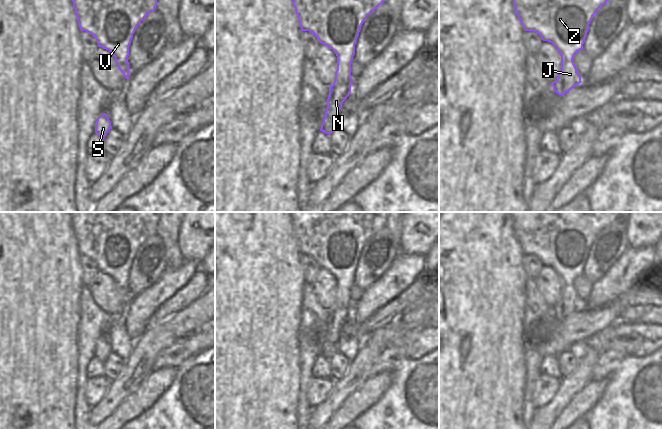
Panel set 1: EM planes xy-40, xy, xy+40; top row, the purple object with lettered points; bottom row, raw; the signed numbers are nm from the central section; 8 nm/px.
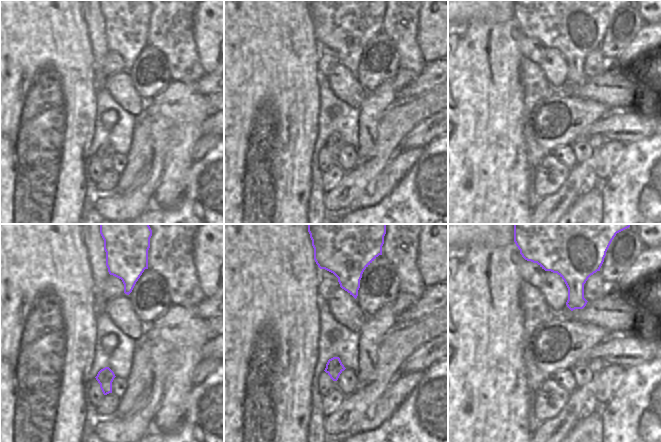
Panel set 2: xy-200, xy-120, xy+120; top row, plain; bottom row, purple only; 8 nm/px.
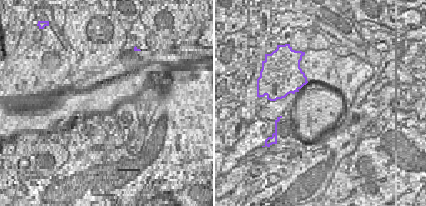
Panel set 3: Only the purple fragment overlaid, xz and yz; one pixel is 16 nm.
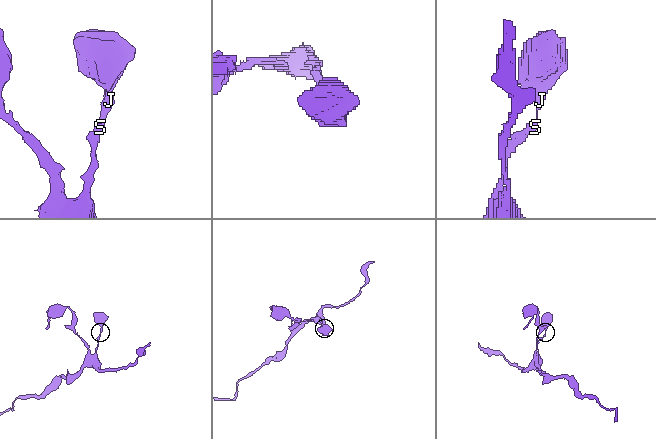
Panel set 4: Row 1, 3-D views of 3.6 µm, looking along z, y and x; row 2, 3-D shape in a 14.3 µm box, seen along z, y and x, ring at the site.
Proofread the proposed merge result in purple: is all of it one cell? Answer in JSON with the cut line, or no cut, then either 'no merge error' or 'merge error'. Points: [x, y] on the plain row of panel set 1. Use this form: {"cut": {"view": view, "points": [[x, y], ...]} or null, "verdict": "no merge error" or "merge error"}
{"cut": null, "verdict": "no merge error"}

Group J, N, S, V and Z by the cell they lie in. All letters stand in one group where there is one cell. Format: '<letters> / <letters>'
J N S V Z

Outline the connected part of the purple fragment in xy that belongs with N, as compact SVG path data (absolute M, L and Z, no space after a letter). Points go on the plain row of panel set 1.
M288 212L301 255L310 255L337 280L335 304L329 311L327 332L320 355L330 359L337 352L337 340L351 316L351 286L361 250L387 220L388 212Z

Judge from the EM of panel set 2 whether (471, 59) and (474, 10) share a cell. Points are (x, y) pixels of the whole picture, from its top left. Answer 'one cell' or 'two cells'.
two cells

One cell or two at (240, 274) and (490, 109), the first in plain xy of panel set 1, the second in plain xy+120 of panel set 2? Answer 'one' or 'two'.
one

